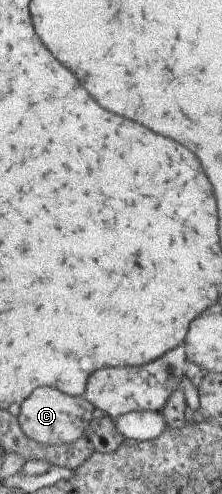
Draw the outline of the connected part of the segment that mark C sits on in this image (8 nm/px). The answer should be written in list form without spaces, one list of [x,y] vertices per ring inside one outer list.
[[[39,387],[23,400],[19,408],[16,419],[23,434],[46,447],[72,443],[85,434],[94,406],[83,398],[66,395],[56,388]]]

